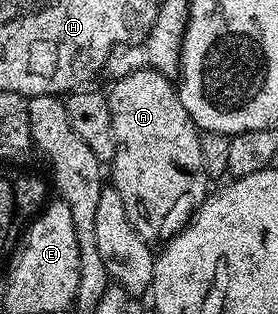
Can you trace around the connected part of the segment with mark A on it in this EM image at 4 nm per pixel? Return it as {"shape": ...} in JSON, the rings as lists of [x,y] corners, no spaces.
{"shape":[[[153,69],[117,77],[106,89],[116,150],[110,163],[111,188],[122,195],[134,231],[149,243],[167,243],[181,233],[209,196],[210,178],[202,163],[201,130],[182,107],[177,86]]]}

